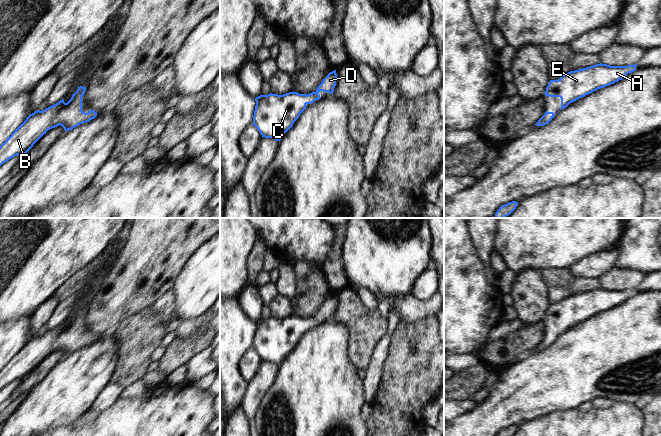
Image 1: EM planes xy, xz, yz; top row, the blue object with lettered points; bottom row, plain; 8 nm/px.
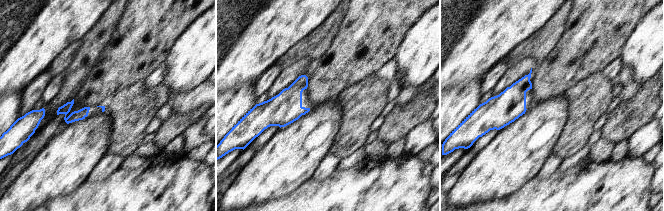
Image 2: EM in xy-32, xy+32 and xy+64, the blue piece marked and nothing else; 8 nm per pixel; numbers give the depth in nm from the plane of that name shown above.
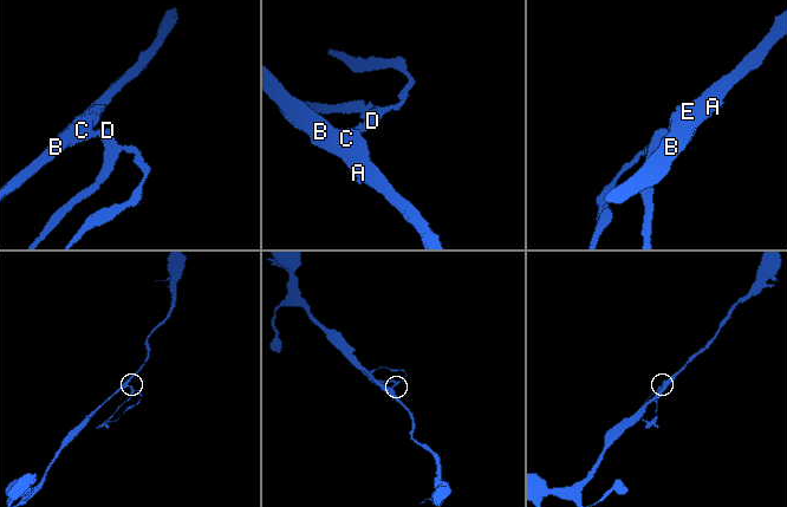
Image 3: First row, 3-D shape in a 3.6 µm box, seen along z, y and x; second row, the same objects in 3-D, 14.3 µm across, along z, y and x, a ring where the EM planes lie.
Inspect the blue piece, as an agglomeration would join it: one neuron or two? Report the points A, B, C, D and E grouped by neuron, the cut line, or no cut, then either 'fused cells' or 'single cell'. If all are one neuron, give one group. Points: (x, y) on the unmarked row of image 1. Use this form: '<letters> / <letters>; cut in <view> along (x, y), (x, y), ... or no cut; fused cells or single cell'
A B C D E; no cut; single cell

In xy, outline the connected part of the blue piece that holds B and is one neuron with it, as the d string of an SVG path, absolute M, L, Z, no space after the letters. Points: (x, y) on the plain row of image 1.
M80 310L67 327L62 323L43 335L30 338L0 370L0 390L14 380L24 380L50 353L61 349L68 355L94 343L97 340L94 334L82 335L85 315L86 311Z

